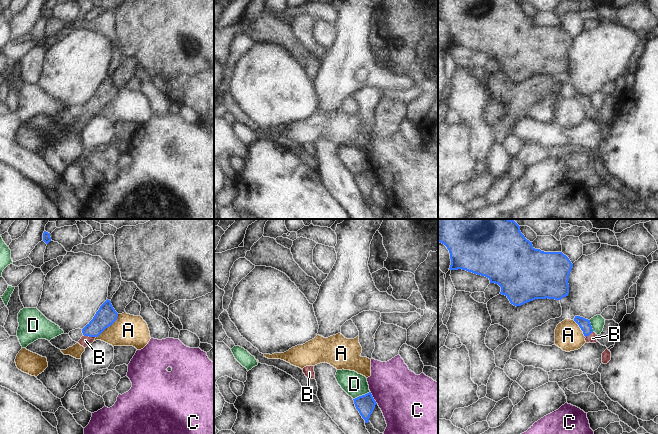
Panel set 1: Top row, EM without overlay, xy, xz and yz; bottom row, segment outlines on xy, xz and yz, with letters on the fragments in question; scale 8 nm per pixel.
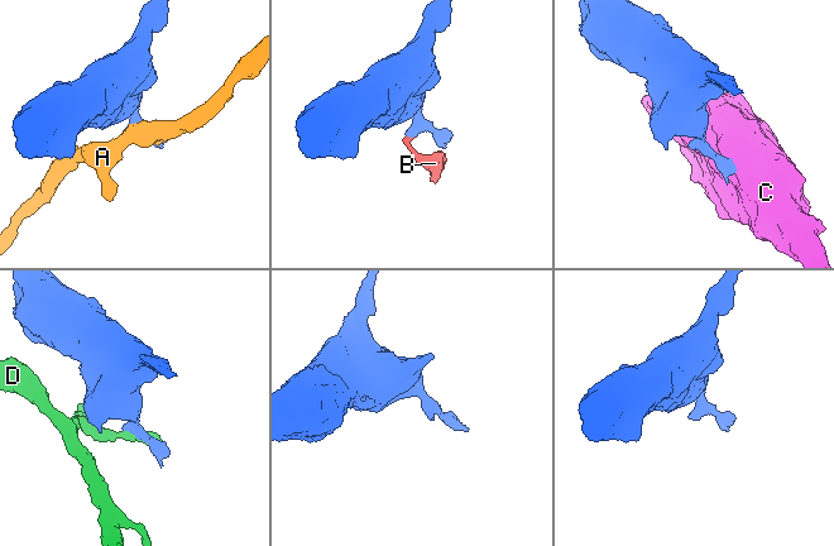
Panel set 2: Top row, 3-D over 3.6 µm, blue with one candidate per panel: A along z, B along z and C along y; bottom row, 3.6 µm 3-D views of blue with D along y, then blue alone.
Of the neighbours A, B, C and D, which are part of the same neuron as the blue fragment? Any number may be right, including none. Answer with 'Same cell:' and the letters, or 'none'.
Same cell: B

